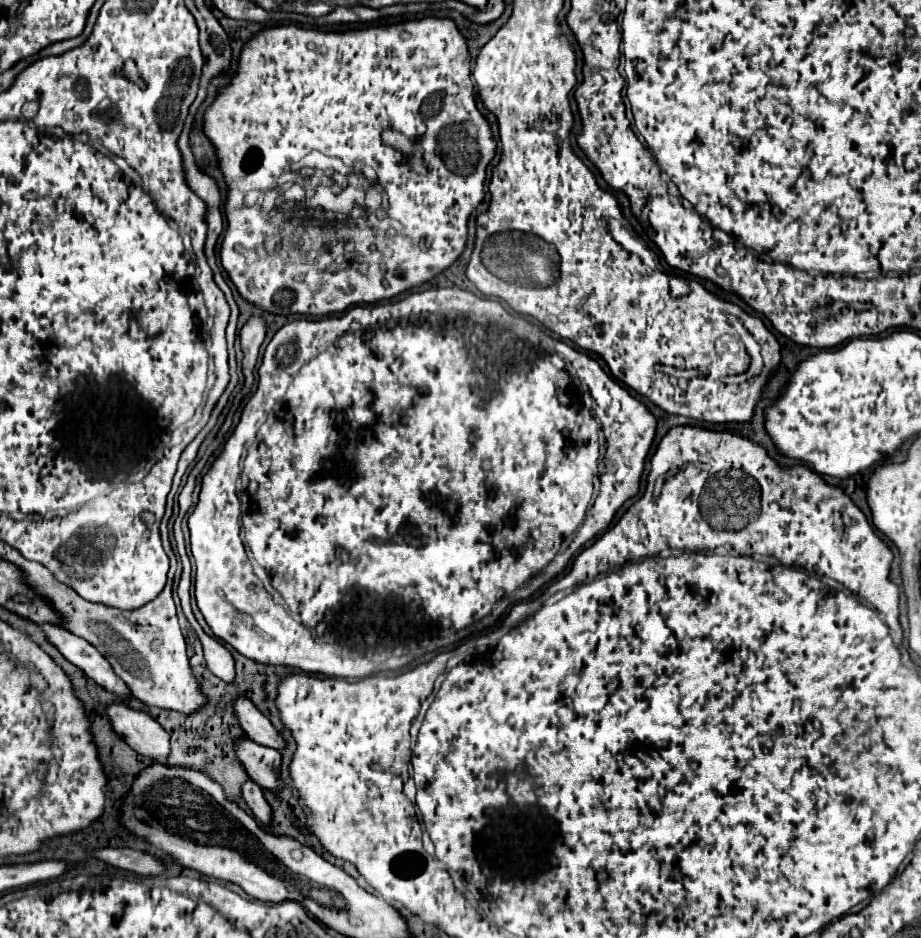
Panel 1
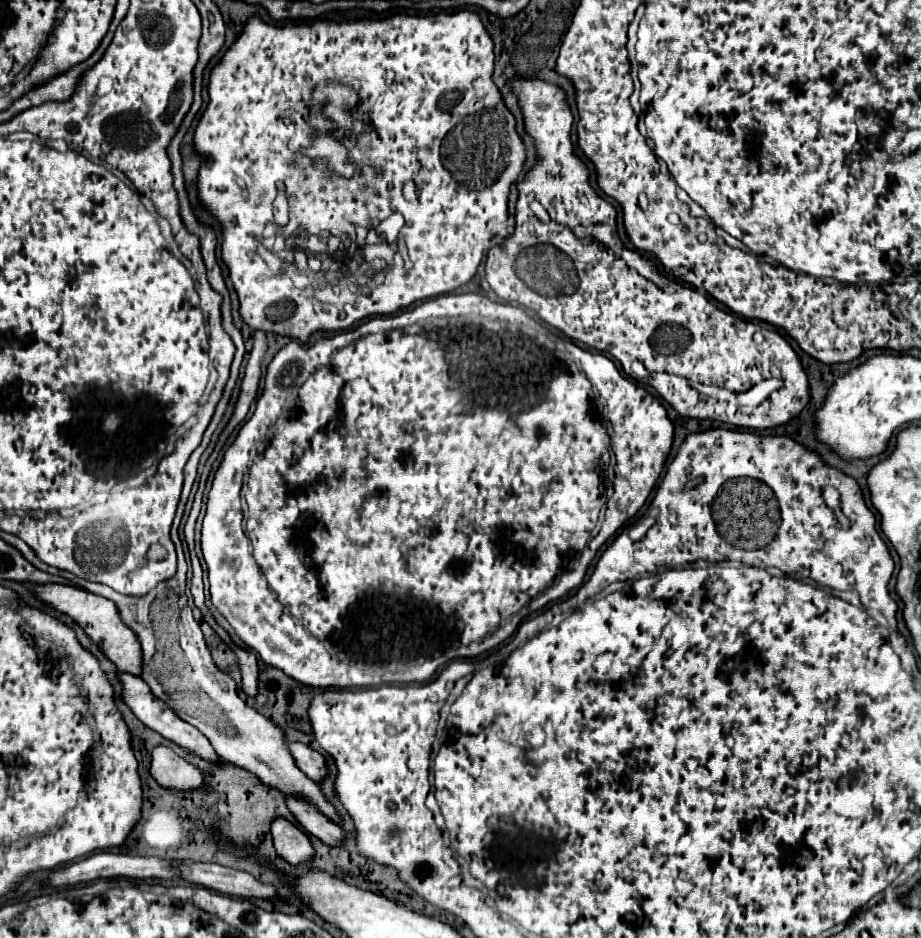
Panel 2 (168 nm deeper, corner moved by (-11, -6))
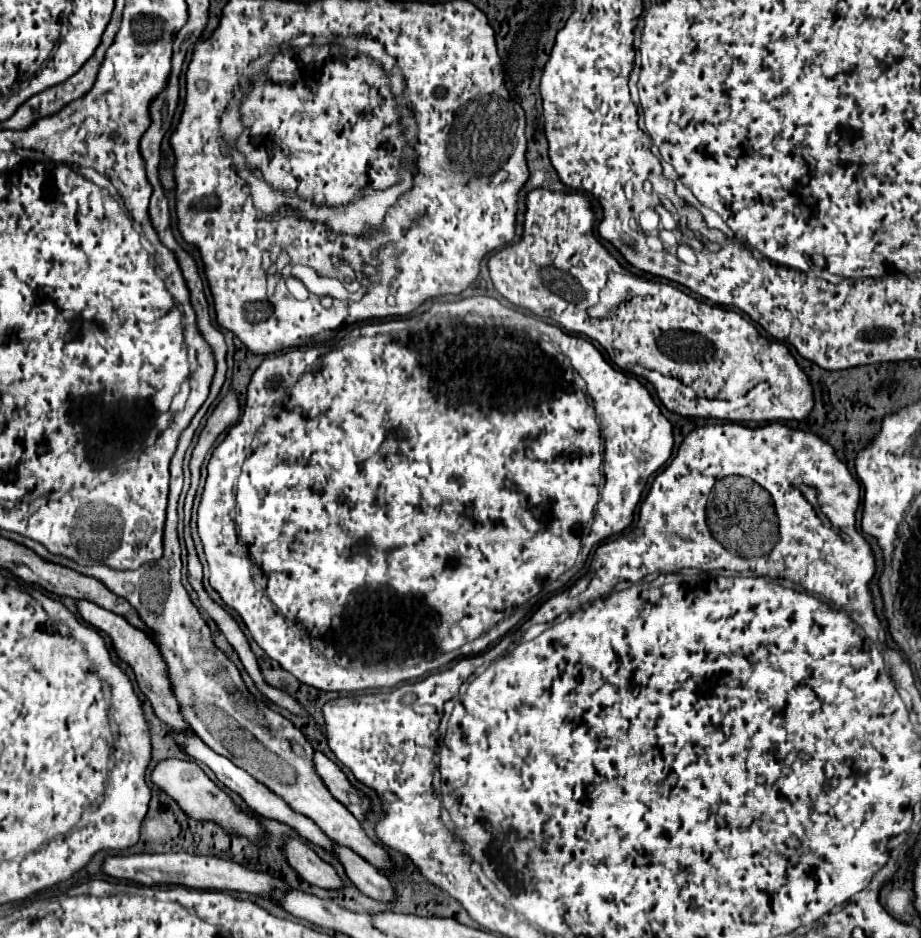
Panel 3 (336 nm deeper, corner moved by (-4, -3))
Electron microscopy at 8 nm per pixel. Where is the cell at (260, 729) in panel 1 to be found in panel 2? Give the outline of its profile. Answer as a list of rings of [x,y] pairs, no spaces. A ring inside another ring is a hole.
[[[301,742],[289,744],[289,750],[291,750],[291,756],[295,758],[299,770],[303,774],[307,774],[311,780],[319,782],[325,776],[325,772],[327,772],[325,770],[325,758],[319,752],[311,750],[309,746],[305,746]]]

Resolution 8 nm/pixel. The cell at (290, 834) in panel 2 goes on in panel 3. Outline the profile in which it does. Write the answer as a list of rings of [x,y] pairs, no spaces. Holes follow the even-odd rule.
[[[288,839],[284,851],[286,851],[288,863],[296,869],[296,873],[304,881],[308,881],[312,885],[318,885],[318,887],[324,887],[324,889],[342,889],[344,887],[344,881],[338,877],[334,867],[324,863],[300,839]]]

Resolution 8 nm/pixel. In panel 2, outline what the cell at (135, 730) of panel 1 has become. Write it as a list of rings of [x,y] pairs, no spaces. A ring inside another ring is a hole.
[[[155,746],[151,752],[151,776],[165,788],[191,790],[203,786],[203,774],[169,746]]]

